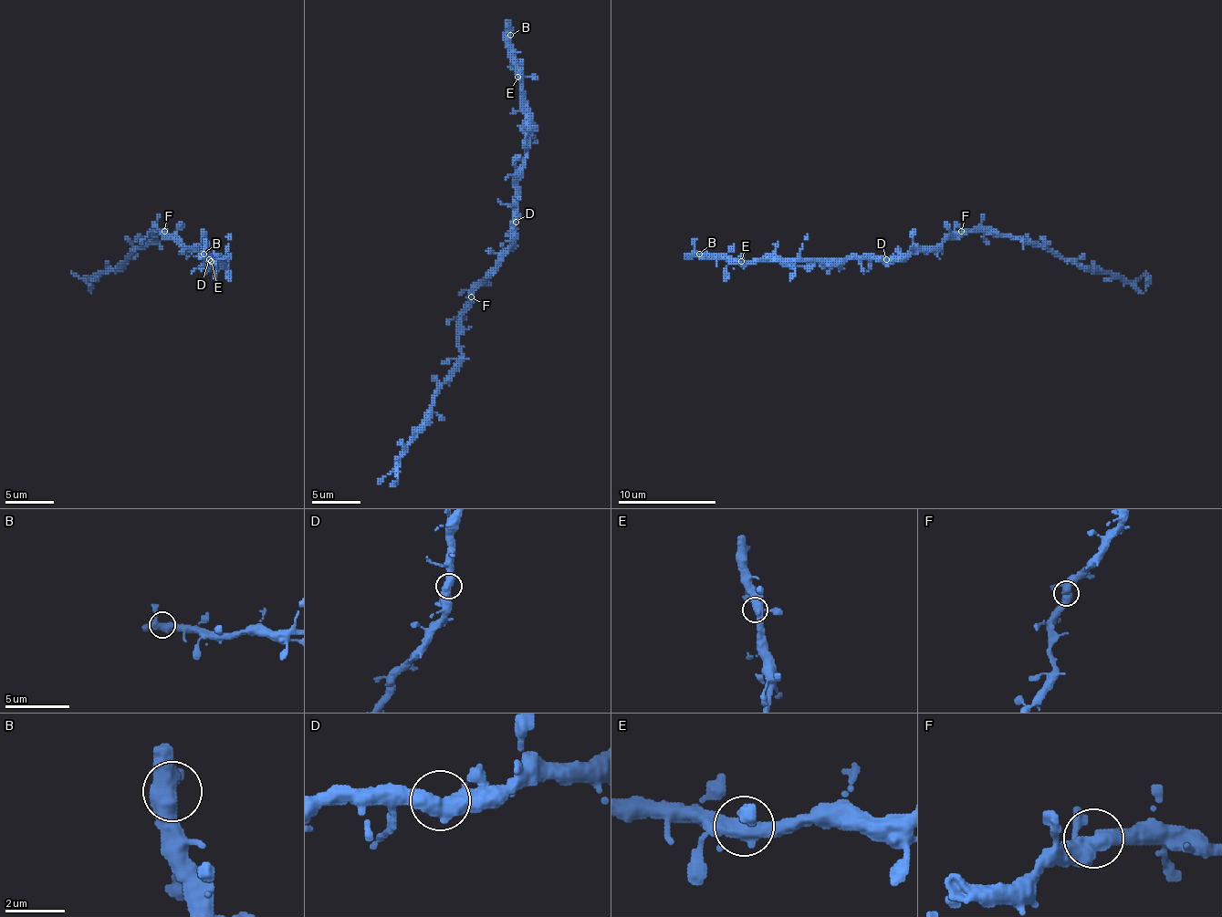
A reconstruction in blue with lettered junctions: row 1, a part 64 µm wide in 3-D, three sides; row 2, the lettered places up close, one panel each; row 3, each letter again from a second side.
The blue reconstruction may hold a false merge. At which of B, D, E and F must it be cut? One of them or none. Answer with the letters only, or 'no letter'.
no letter

